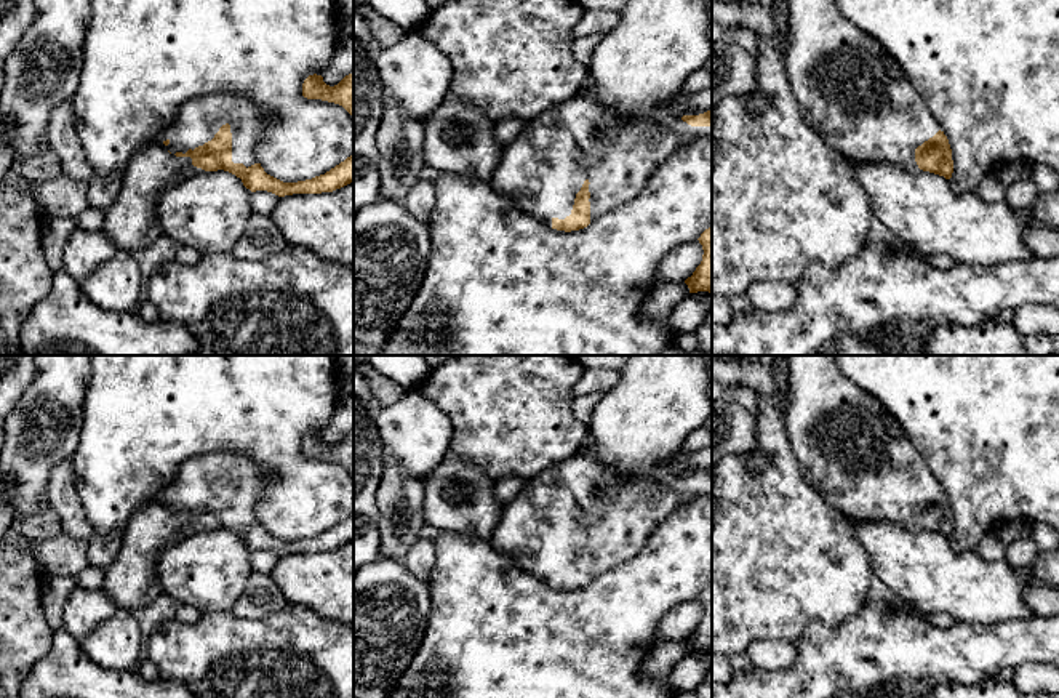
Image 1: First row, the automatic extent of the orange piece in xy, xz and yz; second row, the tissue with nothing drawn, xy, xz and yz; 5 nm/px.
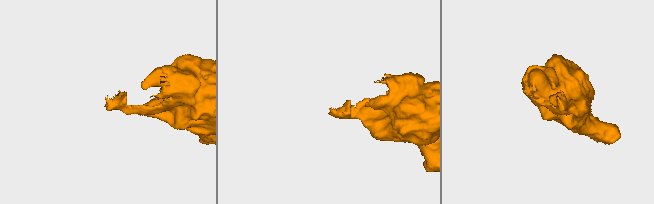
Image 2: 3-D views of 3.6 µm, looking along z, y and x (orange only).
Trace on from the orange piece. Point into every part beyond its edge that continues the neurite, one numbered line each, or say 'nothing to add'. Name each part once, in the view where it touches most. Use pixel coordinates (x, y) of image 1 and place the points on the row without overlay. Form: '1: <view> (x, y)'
1: xy (131, 581)

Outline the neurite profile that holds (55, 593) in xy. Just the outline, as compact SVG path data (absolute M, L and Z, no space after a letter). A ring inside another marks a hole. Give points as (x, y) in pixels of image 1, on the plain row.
M45 576L42 586L42 607L51 631L62 628L64 607L74 588L74 578Z

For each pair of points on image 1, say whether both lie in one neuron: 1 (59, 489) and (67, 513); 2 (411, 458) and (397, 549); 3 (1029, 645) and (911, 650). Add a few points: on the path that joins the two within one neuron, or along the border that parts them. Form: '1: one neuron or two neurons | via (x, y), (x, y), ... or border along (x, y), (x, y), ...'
1: one neuron | via (61, 495), (67, 506)
2: two neurons | border along (386, 455), (410, 476), (423, 482)
3: one neuron | via (1000, 645), (984, 650), (939, 650)

